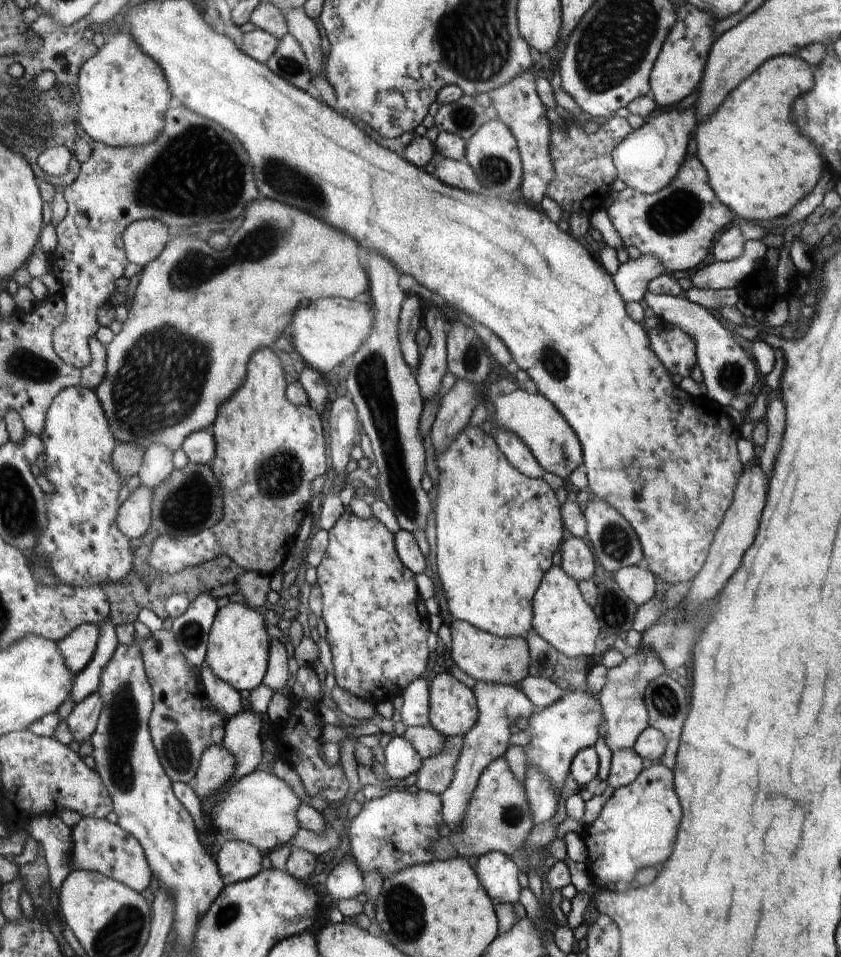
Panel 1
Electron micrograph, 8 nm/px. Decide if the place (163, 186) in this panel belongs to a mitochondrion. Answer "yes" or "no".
yes

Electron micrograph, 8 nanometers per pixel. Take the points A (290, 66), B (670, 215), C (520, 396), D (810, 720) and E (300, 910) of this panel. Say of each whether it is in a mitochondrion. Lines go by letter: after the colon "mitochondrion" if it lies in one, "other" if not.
A: mitochondrion
B: mitochondrion
C: other
D: other
E: other

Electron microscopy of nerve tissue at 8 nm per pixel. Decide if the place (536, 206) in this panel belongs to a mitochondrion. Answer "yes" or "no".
no

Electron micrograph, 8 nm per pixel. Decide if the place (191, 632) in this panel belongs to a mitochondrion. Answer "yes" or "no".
yes

